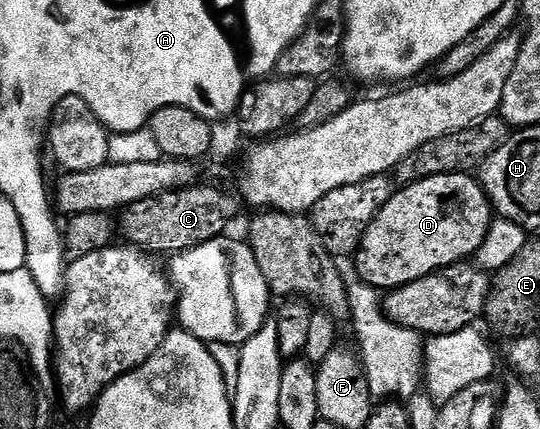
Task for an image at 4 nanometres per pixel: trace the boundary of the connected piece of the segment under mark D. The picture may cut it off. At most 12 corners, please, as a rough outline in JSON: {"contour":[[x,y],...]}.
{"contour":[[474,175],[402,185],[353,263],[378,290],[474,257],[491,202]]}

